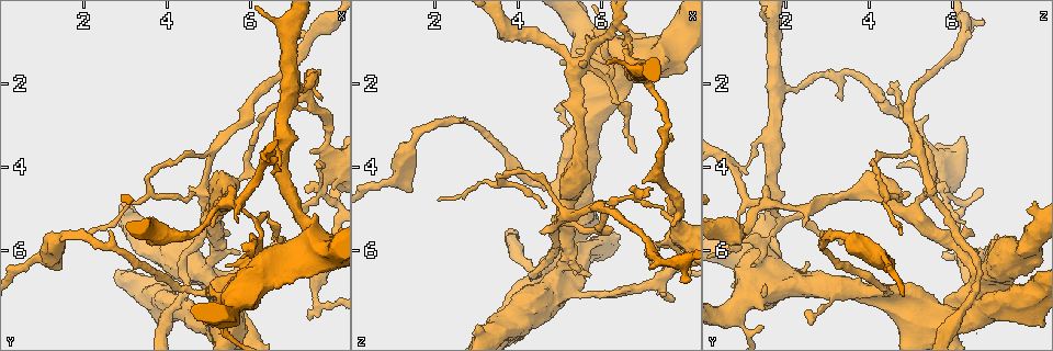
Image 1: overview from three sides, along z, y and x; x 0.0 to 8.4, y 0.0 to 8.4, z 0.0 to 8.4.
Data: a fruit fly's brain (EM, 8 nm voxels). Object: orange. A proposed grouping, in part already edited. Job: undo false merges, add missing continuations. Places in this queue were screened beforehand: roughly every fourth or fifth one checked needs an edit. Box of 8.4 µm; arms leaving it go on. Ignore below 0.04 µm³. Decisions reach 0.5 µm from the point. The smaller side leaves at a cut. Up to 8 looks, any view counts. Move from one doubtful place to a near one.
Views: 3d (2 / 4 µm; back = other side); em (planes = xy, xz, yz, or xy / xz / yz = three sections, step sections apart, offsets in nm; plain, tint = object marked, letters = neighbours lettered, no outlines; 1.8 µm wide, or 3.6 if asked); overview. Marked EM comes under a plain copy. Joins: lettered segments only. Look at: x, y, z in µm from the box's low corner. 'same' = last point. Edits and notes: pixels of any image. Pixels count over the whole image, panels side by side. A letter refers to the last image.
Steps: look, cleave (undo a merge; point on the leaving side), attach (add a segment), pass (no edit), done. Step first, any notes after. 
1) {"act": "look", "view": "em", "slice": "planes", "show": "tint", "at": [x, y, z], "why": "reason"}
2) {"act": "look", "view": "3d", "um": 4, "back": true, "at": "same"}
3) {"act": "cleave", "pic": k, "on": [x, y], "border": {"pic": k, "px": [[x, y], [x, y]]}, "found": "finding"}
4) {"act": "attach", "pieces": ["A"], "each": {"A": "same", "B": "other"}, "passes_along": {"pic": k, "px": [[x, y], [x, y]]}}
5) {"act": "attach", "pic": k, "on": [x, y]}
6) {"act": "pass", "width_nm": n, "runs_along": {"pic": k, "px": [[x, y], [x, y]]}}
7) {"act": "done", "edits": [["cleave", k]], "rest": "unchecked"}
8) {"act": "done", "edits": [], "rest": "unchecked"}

{"act": "look", "view": "em", "slice": "planes", "show": "letters", "at": [5.75, 5.30, 0.85], "why": "free end"}

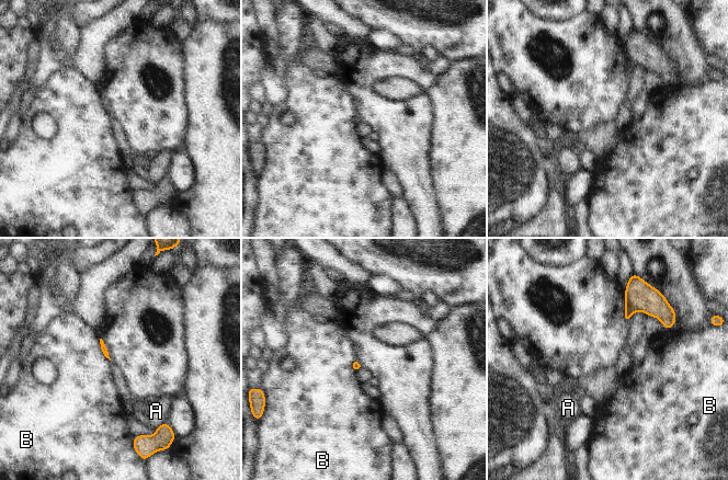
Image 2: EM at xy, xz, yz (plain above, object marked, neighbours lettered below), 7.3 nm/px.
{"act": "pass", "each": {"A": "other", "B": "other"}, "border": {"pic": 2, "px": [[99, 339], [101, 351], [110, 361]]}, "found": "none of them fits"}

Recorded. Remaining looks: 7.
{"act": "look", "view": "em", "slice": "planes", "show": "letters", "at": [6.75, 5.70, 3.65], "why": "branch stops here"}

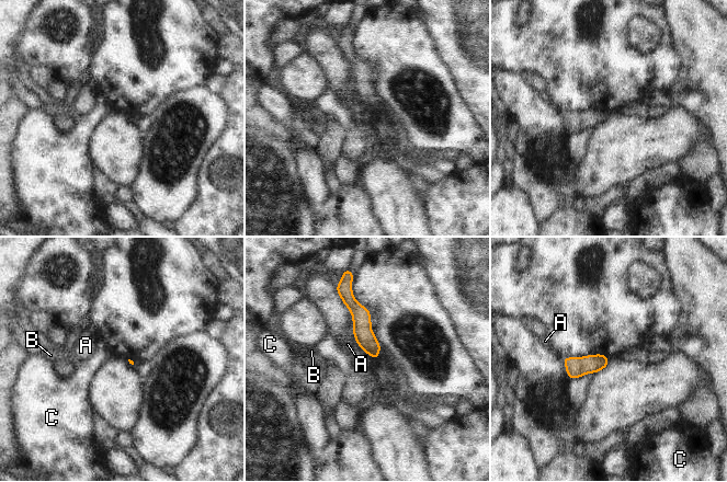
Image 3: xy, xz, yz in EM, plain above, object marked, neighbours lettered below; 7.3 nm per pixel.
{"act": "pass", "each": {"A": "other", "B": "other", "C": "other"}, "border": {"pic": 3, "px": [[349, 310], [352, 336], [359, 346]]}, "found": "none of them fits"}

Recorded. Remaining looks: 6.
{"act": "look", "view": "em", "slice": "yz", "step": 4, "show": "tint", "at": [7.70, 4.45, 5.75], "why": "three arms meet"}

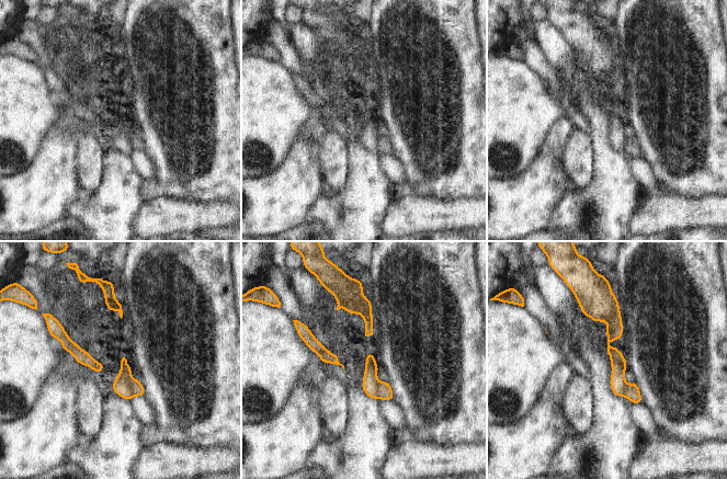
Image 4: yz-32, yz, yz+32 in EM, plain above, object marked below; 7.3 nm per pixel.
{"act": "look", "view": "em", "slice": "planes", "show": "letters", "at": "same"}

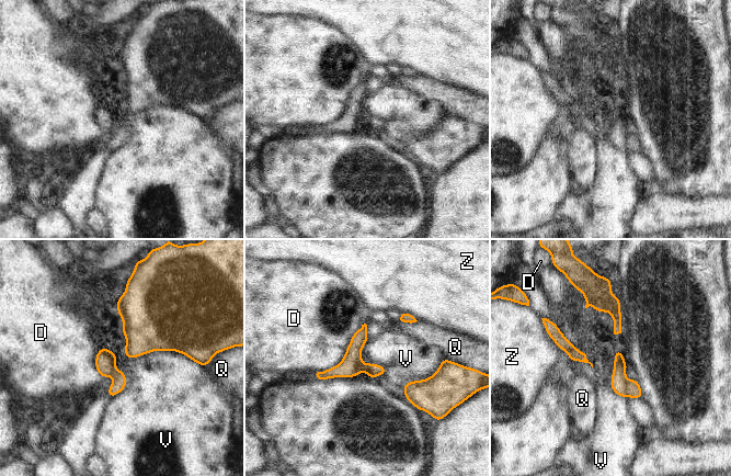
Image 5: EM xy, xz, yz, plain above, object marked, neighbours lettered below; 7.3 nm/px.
{"act": "cleave", "pic": 5, "on": [634, 390], "each": {"D": "other", "Q": "other", "V": "other", "Z": "other"}, "found": "two neurons meet here"}

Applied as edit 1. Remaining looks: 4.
{"act": "done", "edits": [["cleave", 5]], "rest": "unchecked"}

